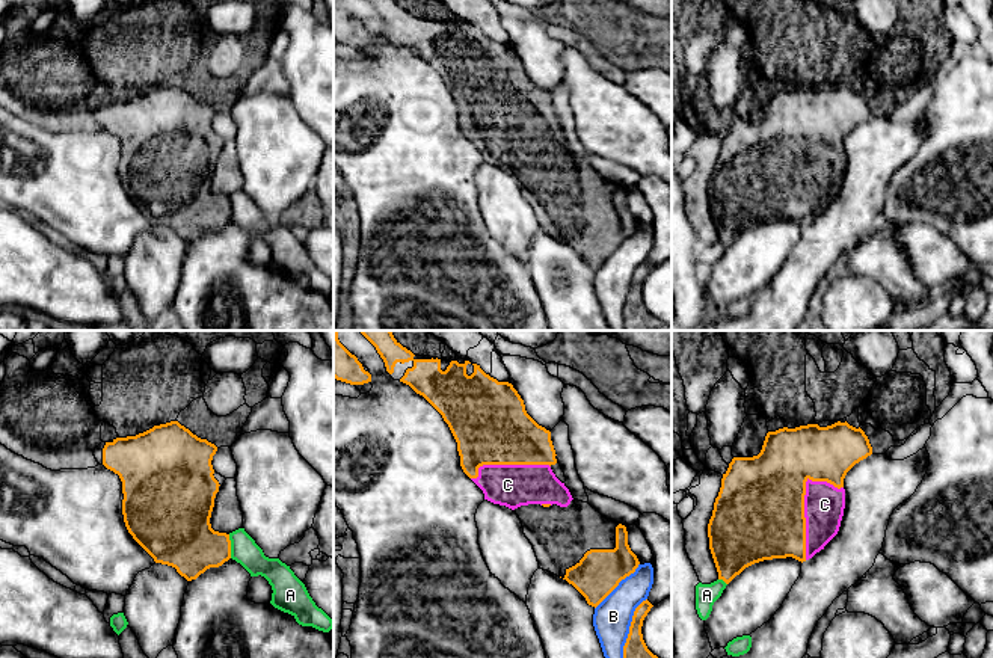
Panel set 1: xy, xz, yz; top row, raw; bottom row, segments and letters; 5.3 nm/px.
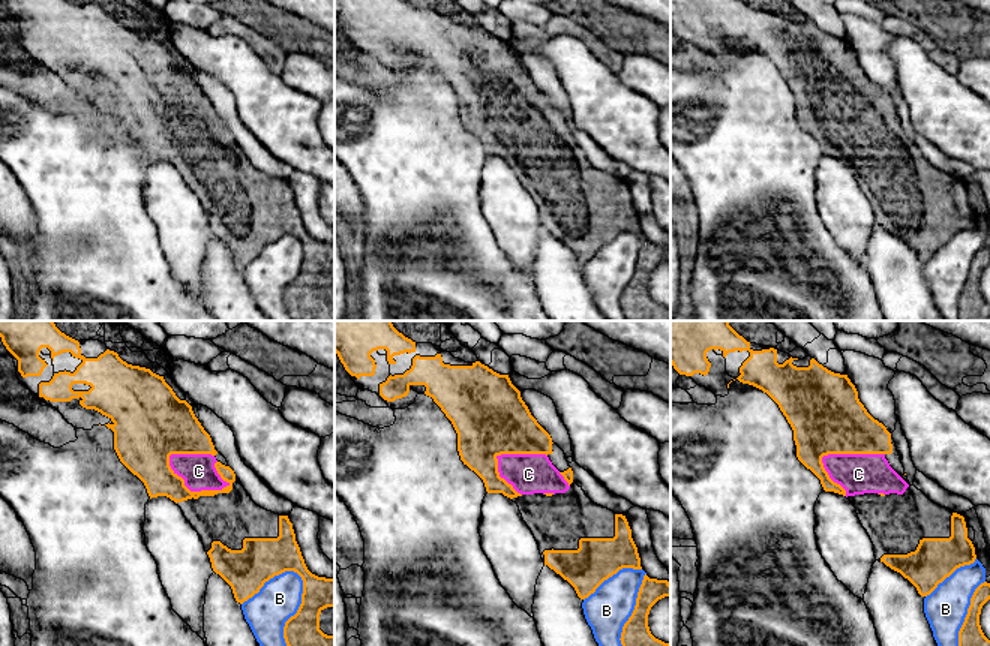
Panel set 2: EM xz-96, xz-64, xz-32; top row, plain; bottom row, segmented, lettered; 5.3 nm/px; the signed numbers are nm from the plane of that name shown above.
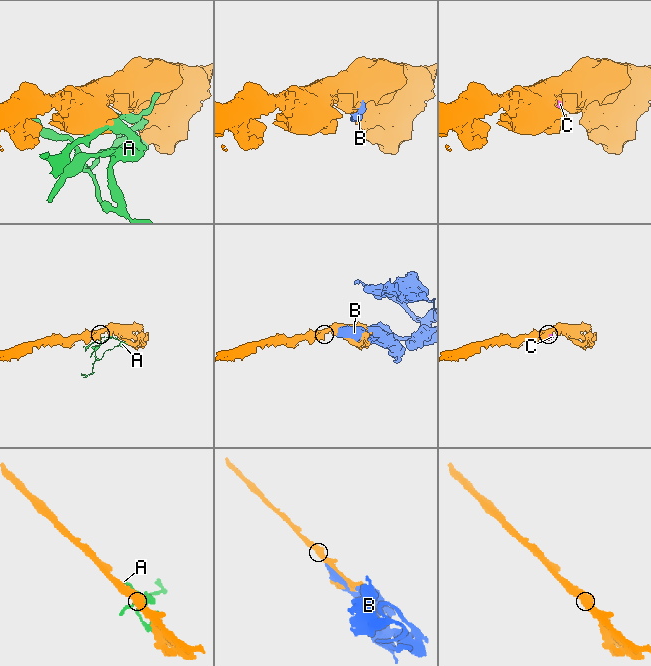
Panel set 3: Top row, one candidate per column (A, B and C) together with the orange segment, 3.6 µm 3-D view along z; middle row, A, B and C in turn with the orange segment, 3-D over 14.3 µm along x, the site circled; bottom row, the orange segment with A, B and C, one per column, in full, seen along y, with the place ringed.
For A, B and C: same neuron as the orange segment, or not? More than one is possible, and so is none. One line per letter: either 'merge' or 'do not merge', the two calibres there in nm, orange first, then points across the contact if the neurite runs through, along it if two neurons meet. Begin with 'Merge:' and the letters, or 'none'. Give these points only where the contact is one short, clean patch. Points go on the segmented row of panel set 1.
Merge: C
A: do not merge; 320 nm thick on the orange side, 140 nm on the other
B: do not merge; 110 nm thick on the orange side, 200 nm on the other
C: merge; 480 nm thick on the orange side, 220 nm on the other

